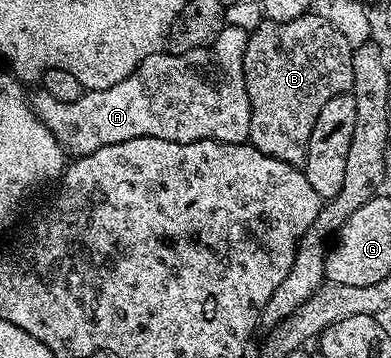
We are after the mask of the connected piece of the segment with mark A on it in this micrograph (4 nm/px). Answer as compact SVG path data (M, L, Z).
M230 25L224 27L207 47L189 53L160 53L145 57L125 81L109 89L87 91L71 104L57 101L45 90L30 96L35 116L57 137L64 152L88 155L117 141L133 137L157 137L178 143L212 139L218 143L246 143L249 133L249 93L245 89L243 58L249 32Z

